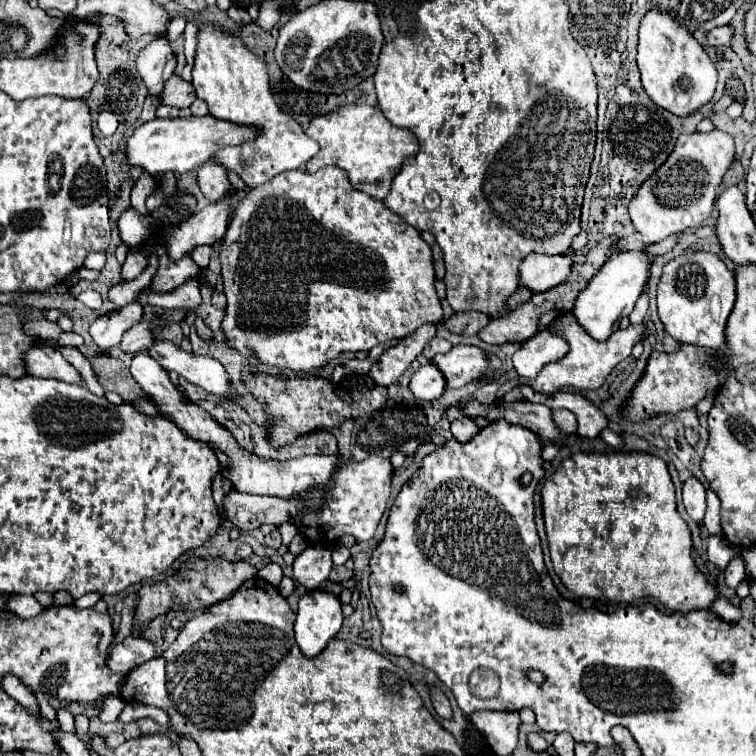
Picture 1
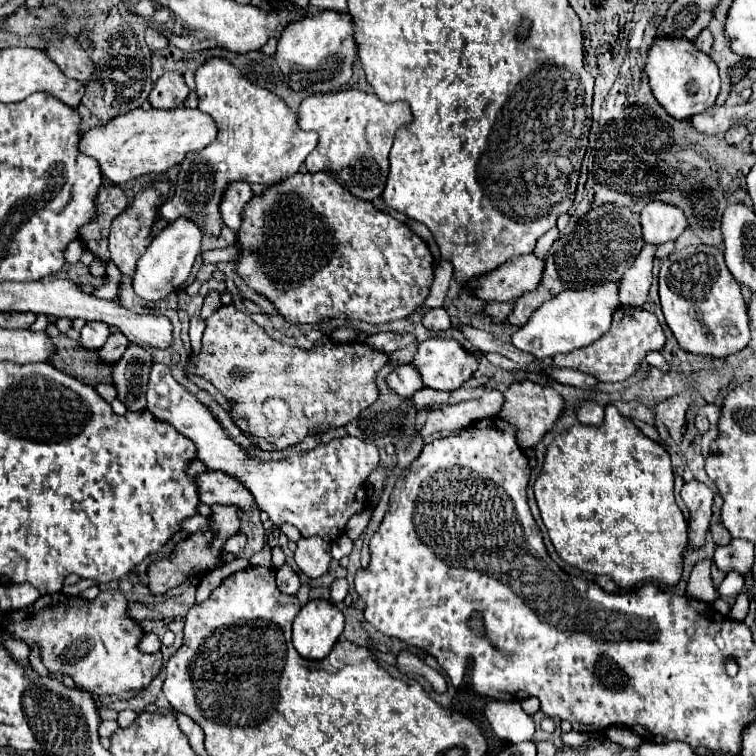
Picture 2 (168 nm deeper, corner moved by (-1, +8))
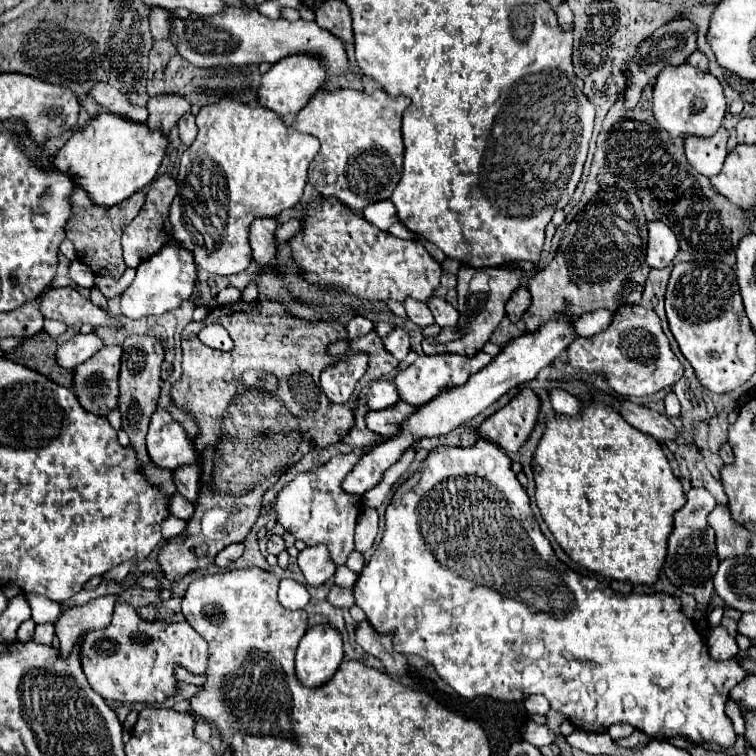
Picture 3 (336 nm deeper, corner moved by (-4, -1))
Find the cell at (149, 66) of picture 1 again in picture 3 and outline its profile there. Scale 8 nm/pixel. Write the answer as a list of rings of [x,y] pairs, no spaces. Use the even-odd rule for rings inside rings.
[[[152,8],[150,12],[150,32],[154,40],[164,40],[170,34],[170,26],[168,26],[168,12],[162,8]]]

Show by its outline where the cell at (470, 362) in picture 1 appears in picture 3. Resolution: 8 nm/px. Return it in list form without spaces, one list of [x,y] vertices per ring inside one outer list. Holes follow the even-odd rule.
[[[450,352],[430,354],[430,356],[428,354],[422,354],[414,364],[410,364],[406,370],[398,372],[398,376],[394,378],[394,384],[400,390],[400,398],[404,402],[414,404],[414,406],[422,406],[422,404],[428,404],[430,400],[434,400],[440,392],[450,390],[450,388],[456,388],[456,386],[462,386],[472,374],[476,374],[484,366],[488,366],[490,360],[492,360],[492,356],[484,352],[472,354],[472,356],[450,354]]]

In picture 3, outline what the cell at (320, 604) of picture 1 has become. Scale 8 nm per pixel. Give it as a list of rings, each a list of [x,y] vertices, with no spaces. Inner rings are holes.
[[[316,624],[296,648],[296,676],[304,686],[318,688],[334,676],[342,658],[342,634],[330,624]]]

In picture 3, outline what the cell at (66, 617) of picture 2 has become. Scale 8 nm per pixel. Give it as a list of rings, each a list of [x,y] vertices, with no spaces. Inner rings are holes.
[[[126,602],[116,604],[108,628],[84,632],[78,648],[80,664],[92,690],[104,700],[120,704],[164,702],[174,694],[174,664],[182,664],[192,674],[202,674],[208,662],[208,644],[188,622],[146,622]]]

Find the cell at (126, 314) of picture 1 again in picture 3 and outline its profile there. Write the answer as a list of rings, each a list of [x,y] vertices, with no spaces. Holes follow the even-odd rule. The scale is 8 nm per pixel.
[[[96,332],[90,334],[76,334],[66,344],[62,344],[56,352],[58,364],[64,368],[76,368],[88,358],[92,358],[100,348],[104,348],[104,342],[98,338]]]

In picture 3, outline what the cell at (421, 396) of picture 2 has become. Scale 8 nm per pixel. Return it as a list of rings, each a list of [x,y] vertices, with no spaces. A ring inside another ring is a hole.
[[[396,402],[390,408],[384,408],[380,412],[368,412],[366,416],[366,424],[370,430],[384,434],[384,436],[392,436],[398,434],[398,430],[402,430],[402,422],[406,418],[410,418],[414,412],[418,412],[420,406],[408,406],[406,402]]]

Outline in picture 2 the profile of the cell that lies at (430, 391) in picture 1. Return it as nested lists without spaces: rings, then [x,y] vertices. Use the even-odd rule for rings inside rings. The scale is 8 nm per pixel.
[[[401,365],[401,367],[395,367],[387,377],[387,387],[389,391],[401,395],[401,397],[411,397],[415,391],[423,389],[423,383],[421,383],[421,377],[417,377],[419,373],[415,371],[413,365]]]

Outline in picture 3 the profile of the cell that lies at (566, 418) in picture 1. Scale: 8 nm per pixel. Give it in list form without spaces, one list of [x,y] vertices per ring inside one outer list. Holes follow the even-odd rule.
[[[522,388],[502,410],[488,416],[480,426],[480,436],[500,444],[506,452],[518,452],[530,438],[540,414],[540,398],[534,390]]]

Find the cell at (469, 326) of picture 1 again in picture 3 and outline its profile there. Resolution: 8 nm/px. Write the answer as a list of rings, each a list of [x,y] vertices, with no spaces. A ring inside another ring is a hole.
[[[526,286],[518,288],[518,290],[512,294],[512,298],[508,300],[508,304],[506,304],[506,314],[510,316],[510,320],[514,320],[514,322],[520,320],[522,314],[524,314],[524,310],[528,308],[528,302],[530,302],[530,294],[528,294]]]

